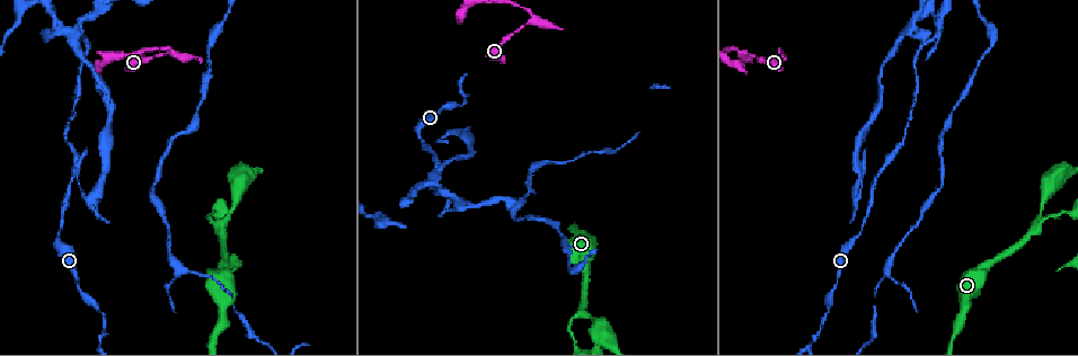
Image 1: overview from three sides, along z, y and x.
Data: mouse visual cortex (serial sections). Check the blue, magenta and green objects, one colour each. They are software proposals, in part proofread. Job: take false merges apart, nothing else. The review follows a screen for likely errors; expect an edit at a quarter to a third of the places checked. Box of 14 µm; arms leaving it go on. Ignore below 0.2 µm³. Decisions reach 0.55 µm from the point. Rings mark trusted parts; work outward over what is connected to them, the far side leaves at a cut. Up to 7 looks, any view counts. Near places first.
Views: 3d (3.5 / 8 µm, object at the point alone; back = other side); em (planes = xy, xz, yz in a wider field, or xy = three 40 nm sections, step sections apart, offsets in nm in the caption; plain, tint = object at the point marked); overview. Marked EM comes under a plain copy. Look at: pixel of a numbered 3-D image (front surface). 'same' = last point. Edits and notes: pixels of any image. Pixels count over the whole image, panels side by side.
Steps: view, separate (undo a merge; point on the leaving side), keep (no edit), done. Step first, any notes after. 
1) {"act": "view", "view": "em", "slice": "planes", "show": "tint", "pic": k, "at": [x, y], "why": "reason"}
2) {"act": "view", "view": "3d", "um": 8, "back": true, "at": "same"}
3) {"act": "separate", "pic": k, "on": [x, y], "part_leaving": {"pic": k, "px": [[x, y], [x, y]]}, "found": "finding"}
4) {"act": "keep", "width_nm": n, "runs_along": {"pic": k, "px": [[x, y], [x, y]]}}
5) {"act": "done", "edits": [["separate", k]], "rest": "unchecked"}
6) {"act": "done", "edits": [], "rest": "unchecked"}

{"act": "view", "view": "3d", "um": 3.5, "back": true, "pic": 1, "at": [172, 51], "why": "sharp bend"}

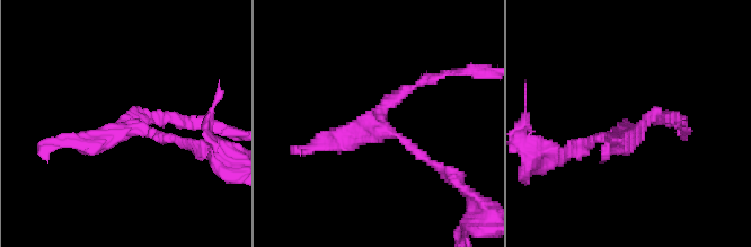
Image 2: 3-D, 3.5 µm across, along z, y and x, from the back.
{"act": "view", "view": "em", "slice": "xy", "step": 1, "show": "tint", "pic": 2, "at": [124, 131]}

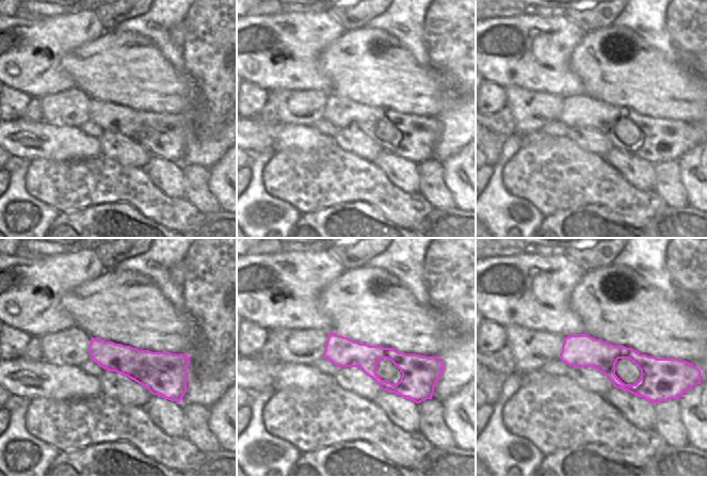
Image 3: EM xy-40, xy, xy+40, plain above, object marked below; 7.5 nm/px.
{"act": "view", "view": "em", "slice": "xy", "step": 2, "show": "tint", "at": "same", "why": "cut it another way"}

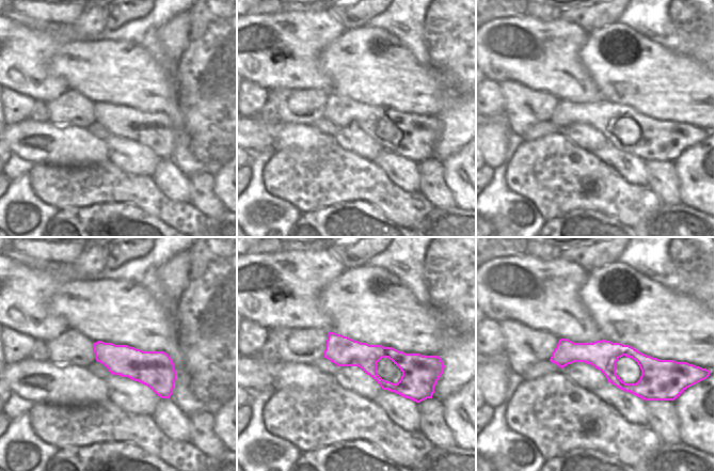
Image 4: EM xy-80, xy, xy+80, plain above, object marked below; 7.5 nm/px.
{"act": "keep", "width_nm": 220, "runs_along": {"pic": 2, "px": [[591, 142], [645, 118], [678, 122]]}, "found": "all the same cell"}

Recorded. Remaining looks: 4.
{"act": "view", "view": "3d", "um": 3.5, "pic": 1, "at": [930, 9], "why": "a fork"}

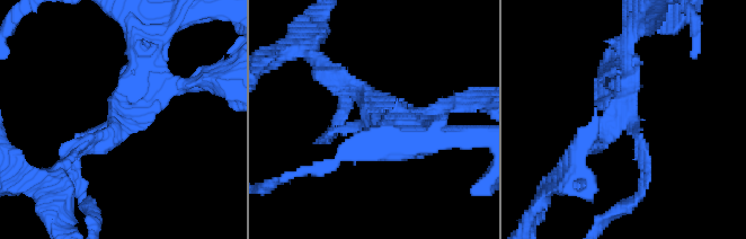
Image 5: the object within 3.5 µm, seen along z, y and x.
{"act": "view", "view": "em", "slice": "xy", "step": 5, "show": "tint", "pic": 5, "at": [625, 124], "why": "now the EM"}

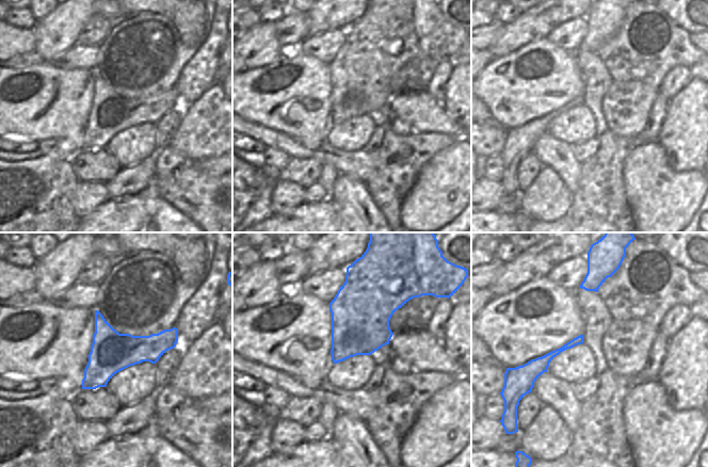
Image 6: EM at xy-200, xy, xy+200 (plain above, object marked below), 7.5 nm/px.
{"act": "separate", "pic": 5, "on": [411, 112], "part_leaving": {"pic": 5, "px": [[357, 123], [369, 97], [317, 60]]}, "found": "a second cell is stuck on"}

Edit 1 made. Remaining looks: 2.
{"act": "view", "view": "3d", "um": 3.5, "pic": 1, "at": [224, 230], "why": "branch point"}

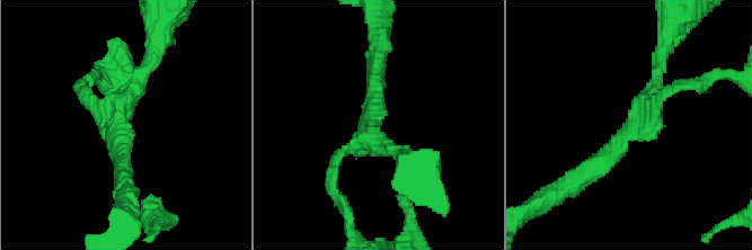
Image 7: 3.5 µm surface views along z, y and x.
{"act": "keep", "arms": 3, "runs_along": {"pic": 7, "px": [[581, 178], [647, 109], [658, 61]]}, "found": "continuous, no second cell"}

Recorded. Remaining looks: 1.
{"act": "done", "edits": [["separate", 5]], "rest": "unchecked"}

